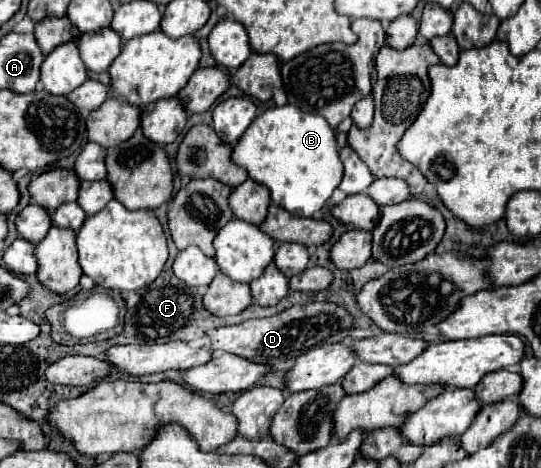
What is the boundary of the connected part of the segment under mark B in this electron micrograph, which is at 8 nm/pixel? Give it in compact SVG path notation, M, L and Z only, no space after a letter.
M291 104L269 108L257 116L237 142L233 162L247 168L251 180L267 184L273 204L285 208L293 216L317 214L343 178L343 164L333 128L323 116L301 112Z

